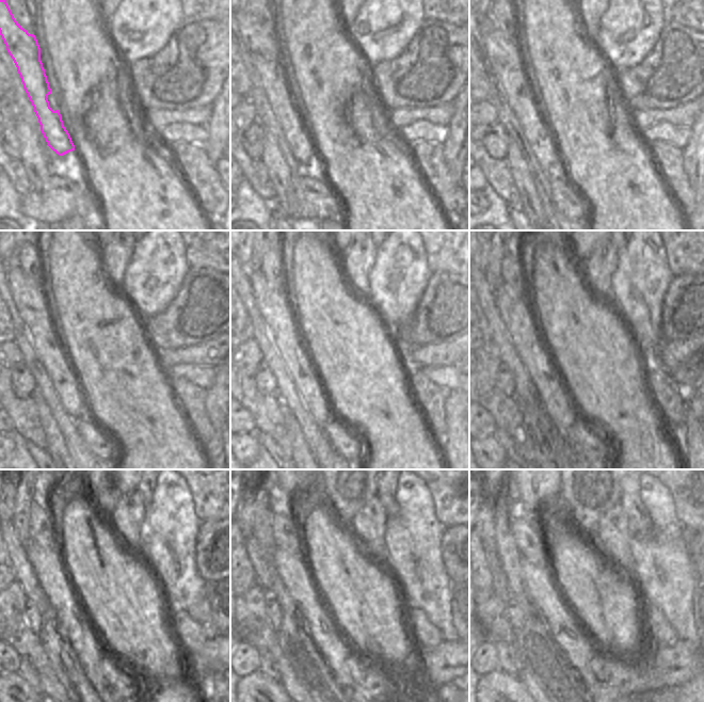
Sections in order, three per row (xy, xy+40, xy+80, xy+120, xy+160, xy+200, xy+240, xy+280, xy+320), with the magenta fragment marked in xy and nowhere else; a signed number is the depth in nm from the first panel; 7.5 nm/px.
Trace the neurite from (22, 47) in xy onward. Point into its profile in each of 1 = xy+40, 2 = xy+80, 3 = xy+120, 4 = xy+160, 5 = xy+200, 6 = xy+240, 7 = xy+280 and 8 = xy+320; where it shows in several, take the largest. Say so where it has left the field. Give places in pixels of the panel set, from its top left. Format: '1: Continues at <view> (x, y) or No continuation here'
1: Continues at xy+40 (265, 51)
2: Continues at xy+80 (505, 56)
3: Continues at xy+120 (31, 301)
4: Continues at xy+160 (273, 306)
5: Continues at xy+200 (523, 325)
6: Continues at xy+240 (52, 575)
7: Continues at xy+280 (336, 648)
8: Continues at xy+320 (581, 648).

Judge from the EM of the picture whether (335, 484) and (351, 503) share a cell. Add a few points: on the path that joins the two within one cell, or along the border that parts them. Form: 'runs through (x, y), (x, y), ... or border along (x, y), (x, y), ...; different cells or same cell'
runs through (339, 489), (347, 498); same cell

